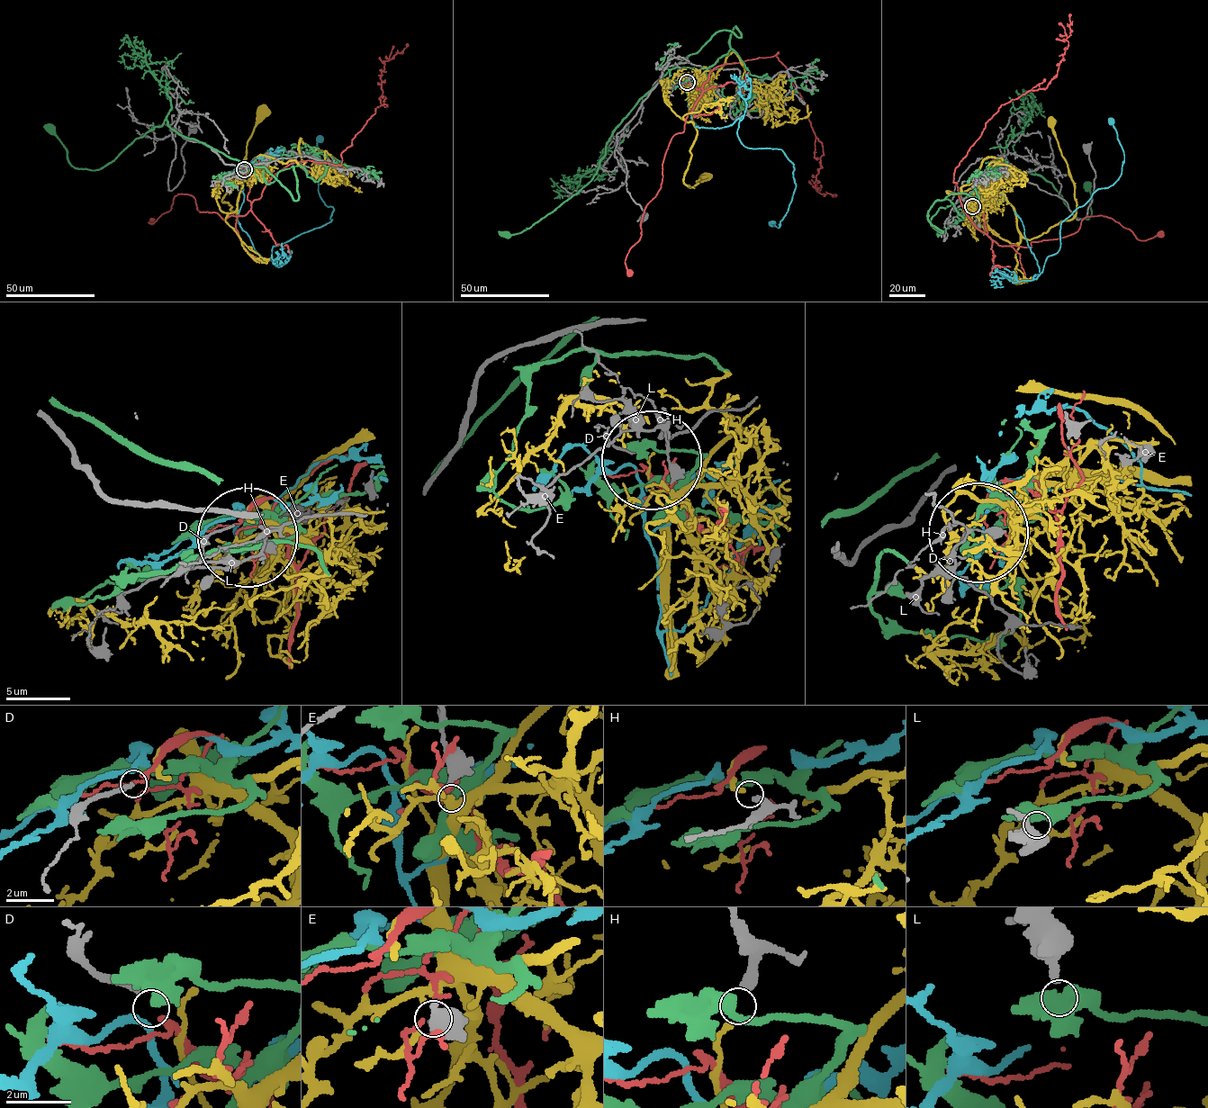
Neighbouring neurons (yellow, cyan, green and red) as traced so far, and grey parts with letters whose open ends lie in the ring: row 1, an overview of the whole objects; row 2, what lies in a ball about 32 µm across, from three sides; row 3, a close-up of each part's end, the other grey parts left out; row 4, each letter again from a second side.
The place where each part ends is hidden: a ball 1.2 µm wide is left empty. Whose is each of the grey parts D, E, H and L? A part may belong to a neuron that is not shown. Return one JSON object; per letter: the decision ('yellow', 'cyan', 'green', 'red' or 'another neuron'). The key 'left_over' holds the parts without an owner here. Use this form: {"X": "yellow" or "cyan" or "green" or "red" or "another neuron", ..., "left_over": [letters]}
{"D": "red", "E": "another neuron", "H": "yellow", "L": "another neuron", "left_over": ["E", "L"]}

